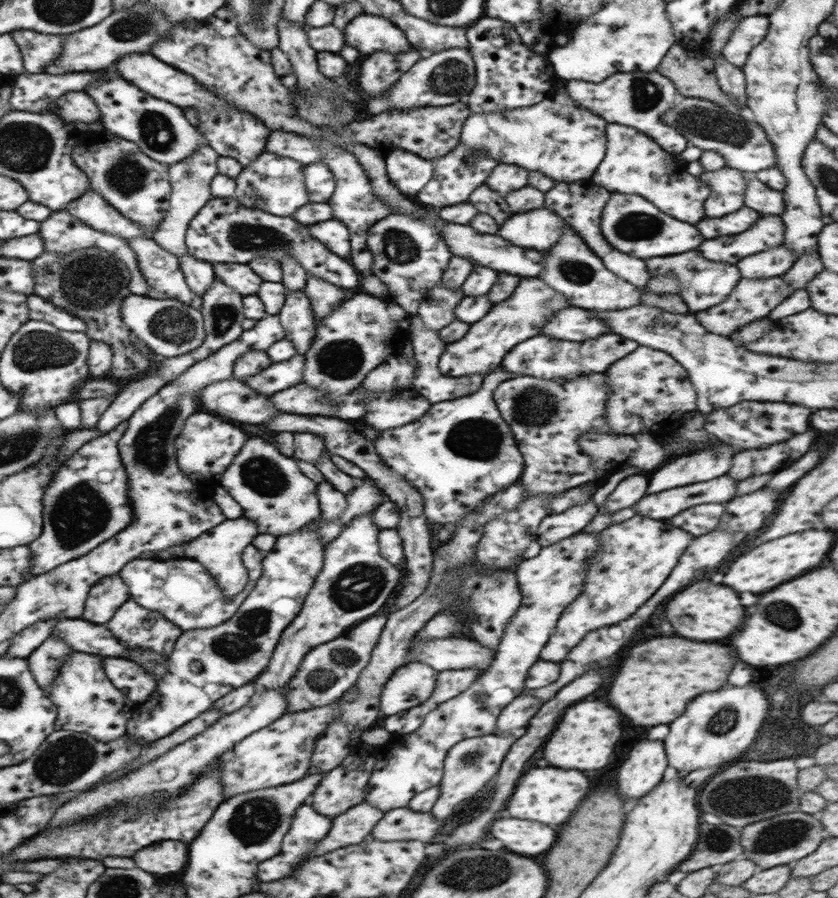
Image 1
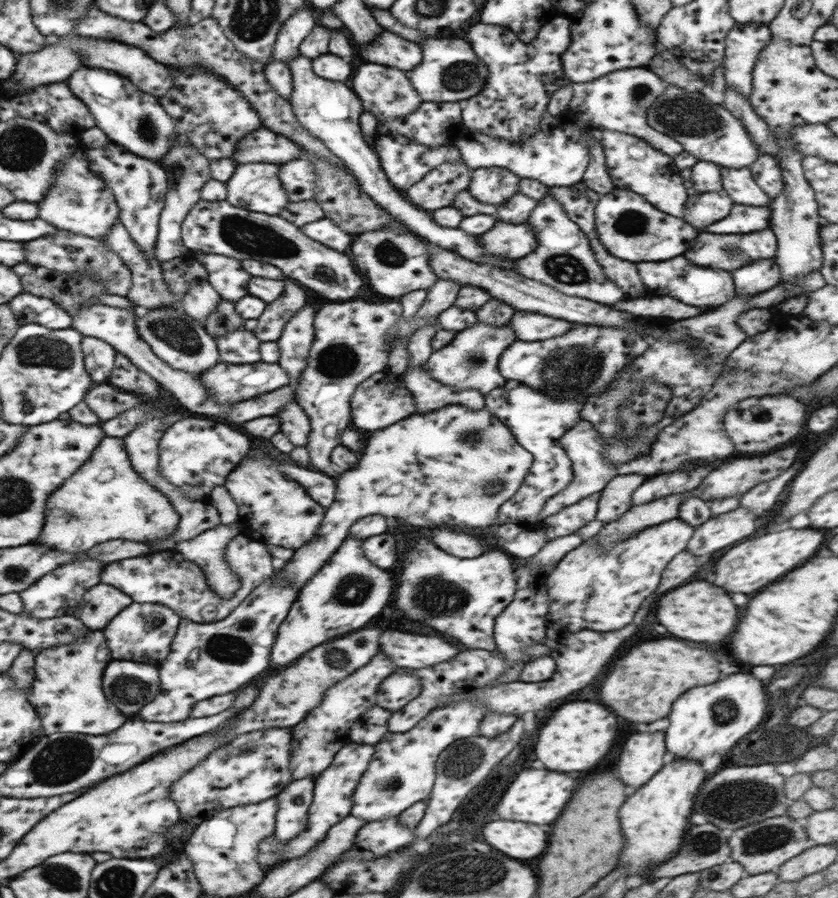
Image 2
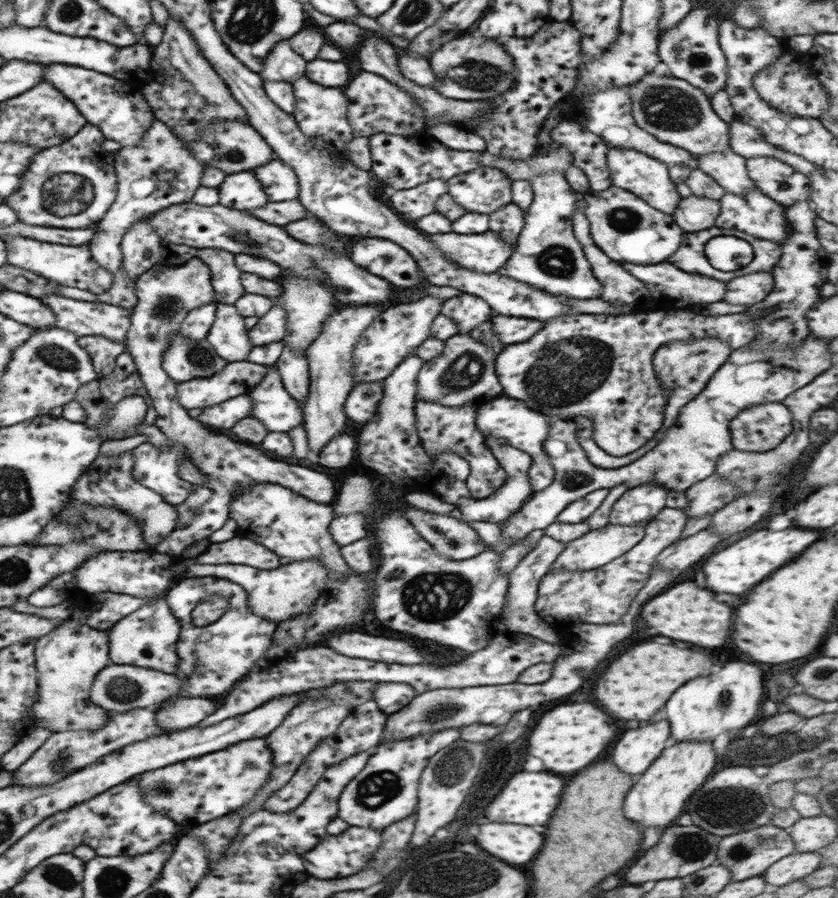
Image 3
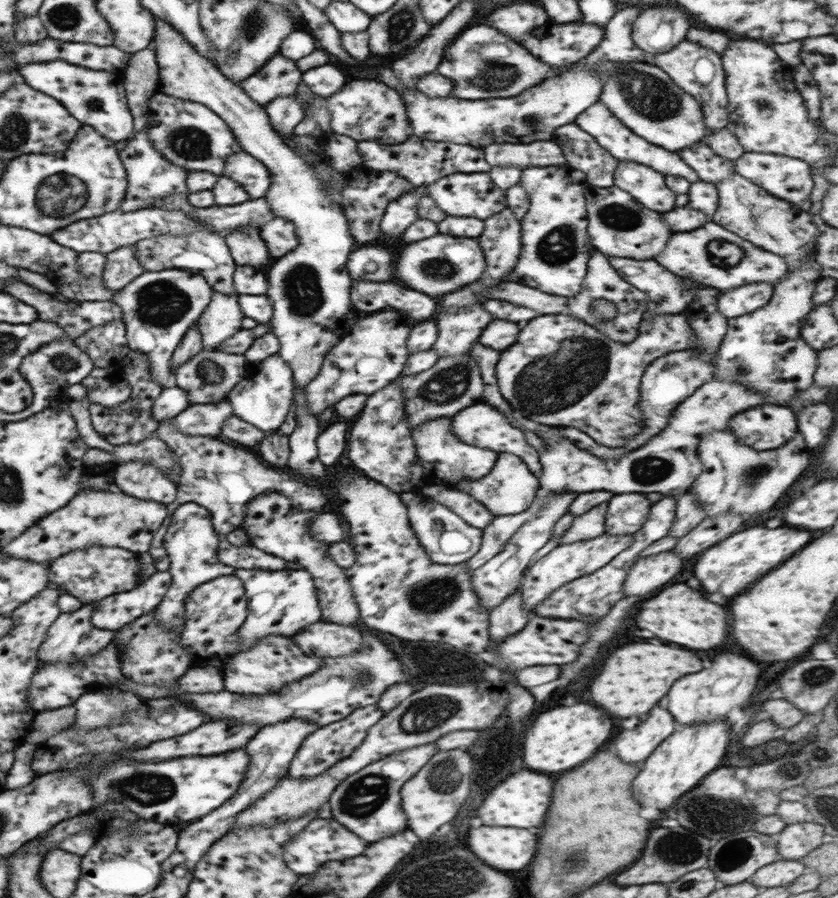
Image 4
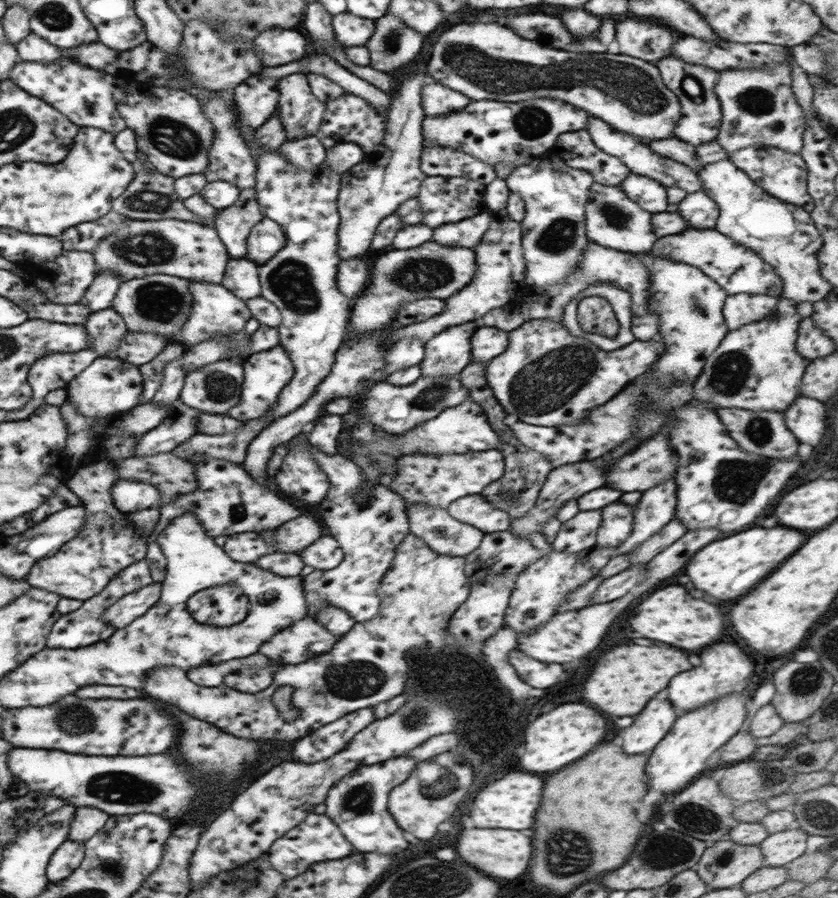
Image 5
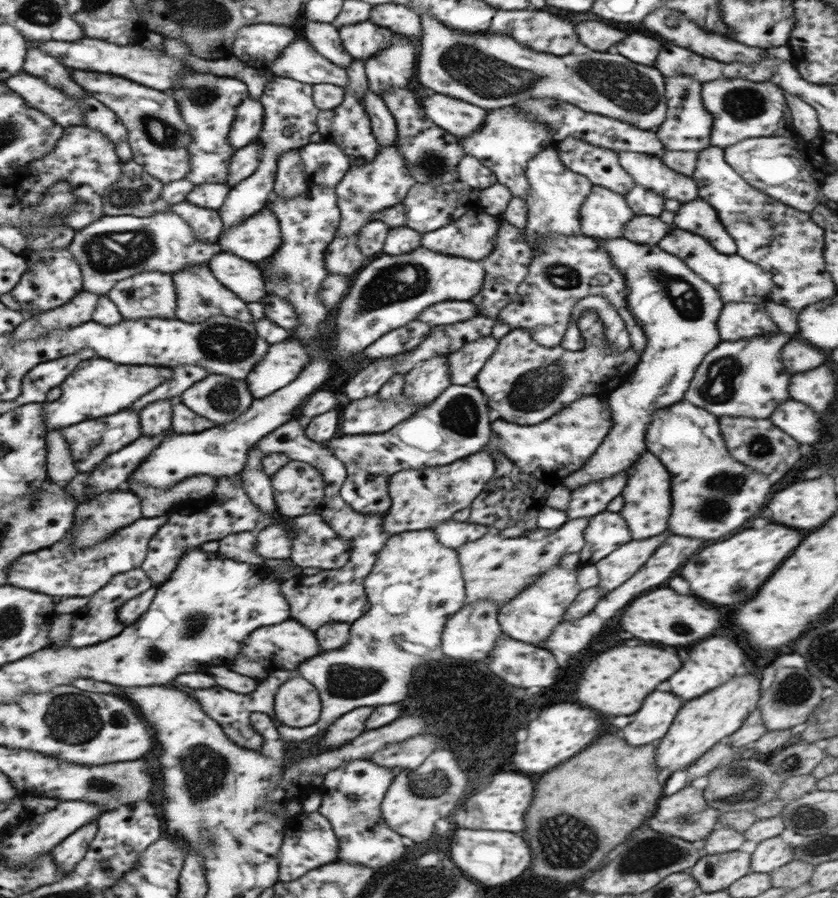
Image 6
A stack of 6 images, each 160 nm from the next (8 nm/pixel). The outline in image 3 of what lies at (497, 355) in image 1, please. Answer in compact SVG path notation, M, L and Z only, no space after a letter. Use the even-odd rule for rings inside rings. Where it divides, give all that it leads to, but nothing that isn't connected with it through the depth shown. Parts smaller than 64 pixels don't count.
M458 333L445 340L441 354L425 362L416 377L417 401L438 402L442 406L482 406L489 399L502 394L502 386L494 372L496 354L484 348L483 342L471 338L469 333Z

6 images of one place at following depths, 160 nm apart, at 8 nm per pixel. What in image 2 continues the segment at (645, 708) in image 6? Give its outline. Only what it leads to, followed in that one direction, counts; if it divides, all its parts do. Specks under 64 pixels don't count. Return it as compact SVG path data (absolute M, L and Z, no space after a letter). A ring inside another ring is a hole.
M642 732L632 734L628 746L624 742L618 758L618 778L622 778L624 784L640 788L661 769L668 758L664 736L664 732Z

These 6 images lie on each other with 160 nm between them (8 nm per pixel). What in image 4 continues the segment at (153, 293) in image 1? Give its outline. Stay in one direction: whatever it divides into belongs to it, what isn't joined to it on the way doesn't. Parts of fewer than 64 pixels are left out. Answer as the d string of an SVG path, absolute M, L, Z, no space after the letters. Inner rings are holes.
M147 124L147 126L136 134L133 140L126 145L126 148L119 151L120 160L122 160L127 170L128 177L125 199L119 206L121 211L132 212L142 208L148 208L168 195L188 195L185 184L189 171L185 168L172 165L172 163L165 160L164 157L158 153L147 137L148 127L149 125ZM81 252L77 256L77 267L82 278L74 286L58 288L62 296L78 302L113 301L115 291L103 285L103 270L106 254Z

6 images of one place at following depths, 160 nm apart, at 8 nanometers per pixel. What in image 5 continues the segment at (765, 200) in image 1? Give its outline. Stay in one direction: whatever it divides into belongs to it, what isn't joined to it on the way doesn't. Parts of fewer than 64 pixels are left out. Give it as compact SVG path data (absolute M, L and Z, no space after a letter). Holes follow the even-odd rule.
M675 136L659 141L646 141L642 140L642 138L638 138L638 140L647 143L648 148L656 151L660 156L670 158L675 162L680 162L681 164L689 166L696 173L704 168L704 165L696 159L696 147Z

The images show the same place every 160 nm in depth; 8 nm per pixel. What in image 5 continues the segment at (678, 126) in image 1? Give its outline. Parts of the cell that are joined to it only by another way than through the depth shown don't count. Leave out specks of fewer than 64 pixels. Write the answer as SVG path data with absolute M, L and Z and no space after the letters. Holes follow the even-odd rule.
M458 24L444 30L432 46L425 72L430 81L443 84L457 93L462 92L472 101L520 102L533 98L559 98L585 110L592 117L600 118L615 130L646 141L674 137L676 123L681 118L678 97L663 83L654 63L620 53L578 53L543 47L500 24Z

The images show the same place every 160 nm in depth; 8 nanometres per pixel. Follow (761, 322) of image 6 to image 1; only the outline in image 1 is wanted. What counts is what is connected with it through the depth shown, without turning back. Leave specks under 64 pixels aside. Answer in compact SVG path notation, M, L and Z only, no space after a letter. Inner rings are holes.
M778 246L760 254L752 254L740 260L736 266L740 268L742 278L774 278L788 272L797 258L787 246Z

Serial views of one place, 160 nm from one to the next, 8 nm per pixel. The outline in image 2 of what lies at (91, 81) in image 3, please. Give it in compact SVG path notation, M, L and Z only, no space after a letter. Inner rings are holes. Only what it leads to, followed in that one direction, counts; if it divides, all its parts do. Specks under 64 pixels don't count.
M80 68L68 78L68 86L88 106L96 118L96 126L104 131L111 142L127 147L133 154L152 162L165 158L173 136L178 135L175 122L154 95L142 92L132 81L119 74L100 68Z

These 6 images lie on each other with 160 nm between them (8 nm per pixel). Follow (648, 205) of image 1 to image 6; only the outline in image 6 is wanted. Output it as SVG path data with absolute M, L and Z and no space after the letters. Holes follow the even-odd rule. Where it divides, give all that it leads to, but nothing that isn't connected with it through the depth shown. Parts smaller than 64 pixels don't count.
M593 185L579 210L581 234L592 238L623 237L623 228L636 217L625 196L600 185Z

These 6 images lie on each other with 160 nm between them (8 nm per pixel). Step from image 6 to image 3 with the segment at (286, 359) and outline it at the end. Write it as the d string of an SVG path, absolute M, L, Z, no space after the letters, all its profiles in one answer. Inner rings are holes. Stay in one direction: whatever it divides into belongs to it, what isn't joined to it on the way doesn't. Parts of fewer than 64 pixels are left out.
M274 365L268 366L268 374L264 380L250 390L253 418L264 423L266 431L284 432L303 426L303 410L284 388L282 377Z

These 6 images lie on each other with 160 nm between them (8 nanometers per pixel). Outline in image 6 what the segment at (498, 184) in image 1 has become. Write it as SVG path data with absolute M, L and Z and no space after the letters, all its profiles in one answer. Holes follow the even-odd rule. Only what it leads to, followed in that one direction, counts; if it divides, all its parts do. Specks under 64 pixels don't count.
M458 181L453 185L431 186L428 184L414 183L408 190L406 198L401 202L404 207L406 226L413 228L422 235L432 232L450 224L470 212L482 210L479 202L480 191L468 186L467 182Z

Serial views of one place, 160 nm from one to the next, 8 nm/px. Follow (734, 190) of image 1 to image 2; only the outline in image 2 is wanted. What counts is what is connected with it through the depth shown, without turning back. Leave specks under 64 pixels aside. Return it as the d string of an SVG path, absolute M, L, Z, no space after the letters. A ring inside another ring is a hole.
M723 188L718 192L700 192L688 198L688 206L684 206L684 220L702 230L704 226L710 226L712 222L728 216L730 208L732 198L728 198L728 193Z

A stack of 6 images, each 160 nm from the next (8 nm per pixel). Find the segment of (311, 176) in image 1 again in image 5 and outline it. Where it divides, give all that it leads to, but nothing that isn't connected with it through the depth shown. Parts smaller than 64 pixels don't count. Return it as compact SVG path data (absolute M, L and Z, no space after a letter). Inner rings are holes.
M235 89L215 91L215 97L200 97L203 113L212 123L214 136L208 154L208 166L203 170L207 182L226 181L240 190L255 188L257 162L252 159L245 140L240 136L237 122L233 115L233 96Z

